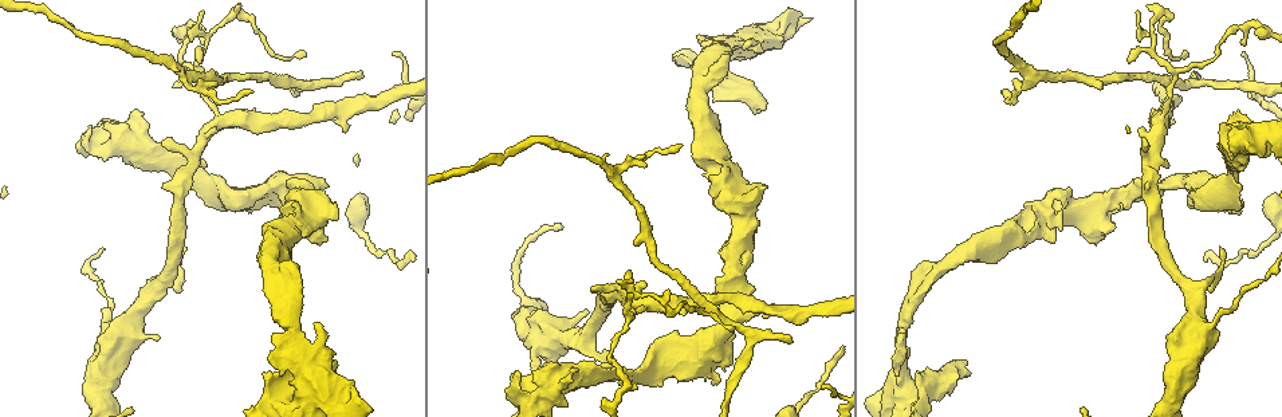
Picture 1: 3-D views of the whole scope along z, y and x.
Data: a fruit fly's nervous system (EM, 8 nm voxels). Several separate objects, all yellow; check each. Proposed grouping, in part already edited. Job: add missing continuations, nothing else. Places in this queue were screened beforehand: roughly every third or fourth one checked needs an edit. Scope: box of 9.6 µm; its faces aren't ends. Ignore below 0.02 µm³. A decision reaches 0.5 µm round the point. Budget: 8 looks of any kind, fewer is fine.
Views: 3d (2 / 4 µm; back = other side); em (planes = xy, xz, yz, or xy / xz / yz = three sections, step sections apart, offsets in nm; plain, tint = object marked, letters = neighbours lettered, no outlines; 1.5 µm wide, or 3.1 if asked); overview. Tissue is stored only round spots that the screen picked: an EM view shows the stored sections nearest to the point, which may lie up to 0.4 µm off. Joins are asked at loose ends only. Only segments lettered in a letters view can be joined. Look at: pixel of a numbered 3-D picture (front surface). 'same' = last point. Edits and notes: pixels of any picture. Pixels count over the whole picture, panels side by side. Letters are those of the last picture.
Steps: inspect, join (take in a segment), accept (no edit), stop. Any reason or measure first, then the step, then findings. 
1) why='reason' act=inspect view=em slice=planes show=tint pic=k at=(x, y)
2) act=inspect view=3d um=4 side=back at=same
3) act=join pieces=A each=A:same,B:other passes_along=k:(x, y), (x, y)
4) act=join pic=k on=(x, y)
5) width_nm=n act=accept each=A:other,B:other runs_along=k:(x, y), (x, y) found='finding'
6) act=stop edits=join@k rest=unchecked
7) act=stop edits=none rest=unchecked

act=inspect view=3d um=2 pic=1 at=(1141, 128)

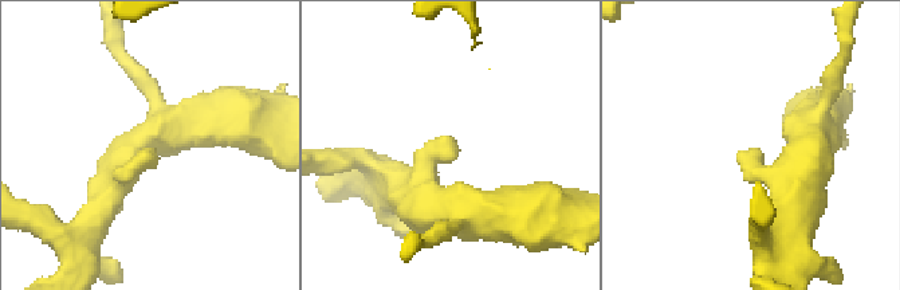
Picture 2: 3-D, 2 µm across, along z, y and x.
act=inspect view=em slice=xz step=4 show=tint pic=2 at=(743, 158)

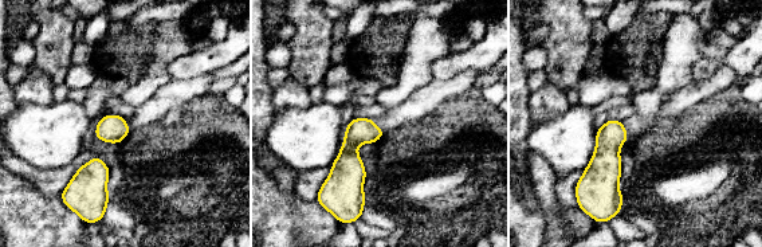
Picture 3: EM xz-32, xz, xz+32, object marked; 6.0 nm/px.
why='another direction' act=inspect view=em slice=planes show=letters at=same

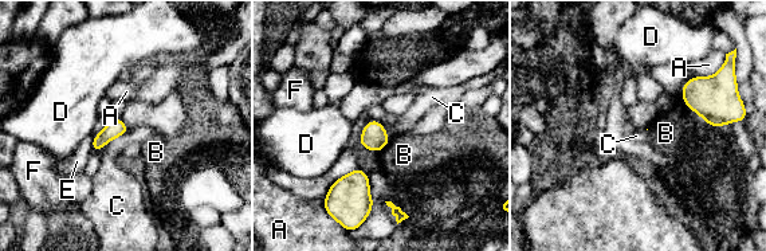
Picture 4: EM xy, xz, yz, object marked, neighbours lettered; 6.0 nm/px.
act=accept each=A:other,B:other,C:other,D:other,E:other,F:other border=4:(130, 129), (106, 144) found='none of them fits'

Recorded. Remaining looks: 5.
why='an open end' act=inspect view=em slice=planes show=letters pic=1 at=(251, 90)

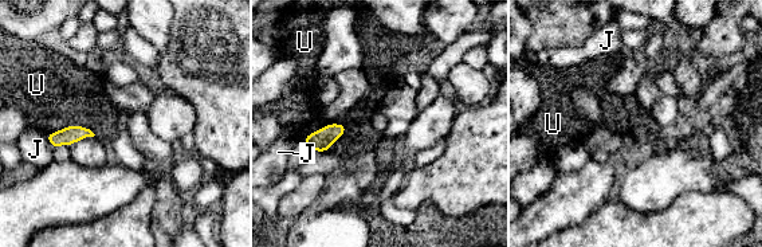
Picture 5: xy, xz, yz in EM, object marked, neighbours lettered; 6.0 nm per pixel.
longest_contact=U:300nm act=accept each=J:other,U:other border=5:(348, 128), (326, 124), (301, 141) found='none of them fits'

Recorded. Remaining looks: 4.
why='branch stops here' act=inspect view=em slice=xz step=8 show=letters pic=1 at=(790, 344)

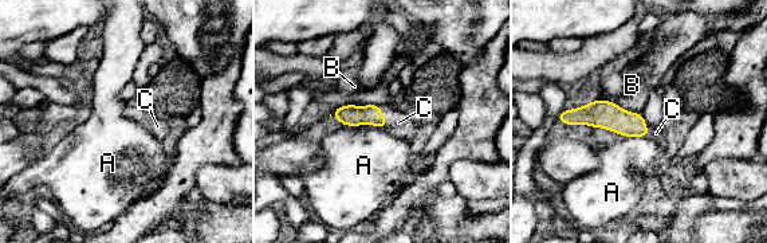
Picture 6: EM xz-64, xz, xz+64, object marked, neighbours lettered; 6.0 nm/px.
act=join pieces=C each=A:other,B:other,C:same passes_along=6:(349, 114), (385, 117), (398, 122) found='the neuron continues'

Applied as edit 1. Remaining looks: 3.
act=stop edits=join@6 rest=unchecked

